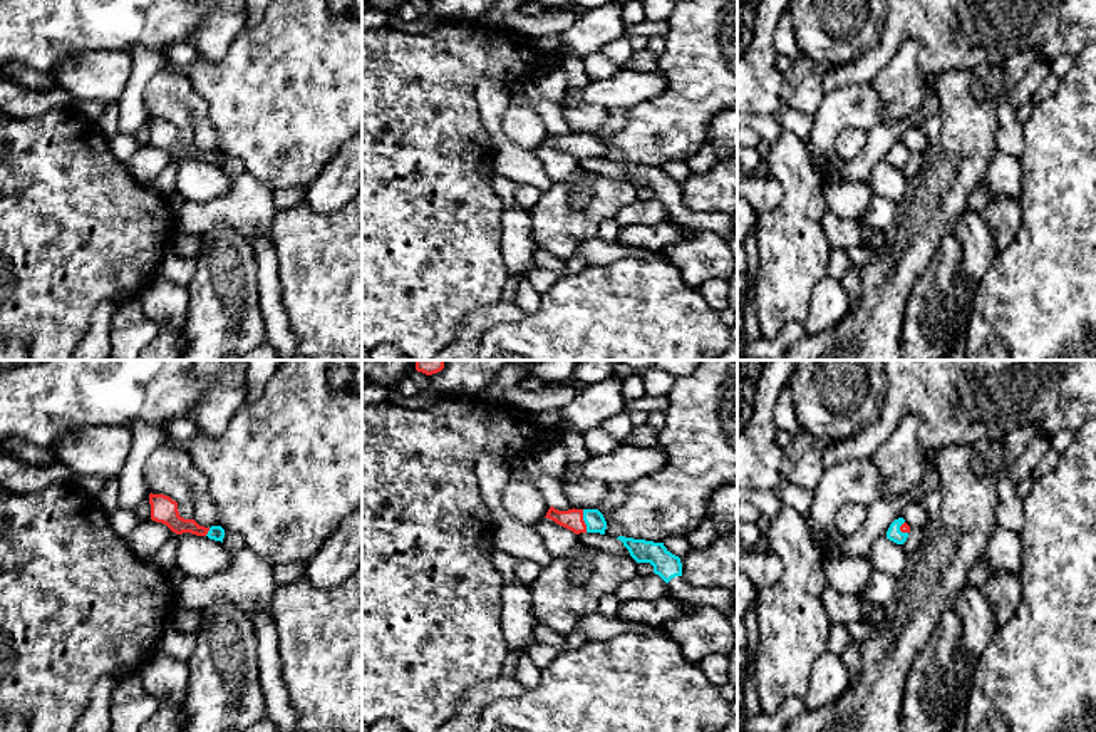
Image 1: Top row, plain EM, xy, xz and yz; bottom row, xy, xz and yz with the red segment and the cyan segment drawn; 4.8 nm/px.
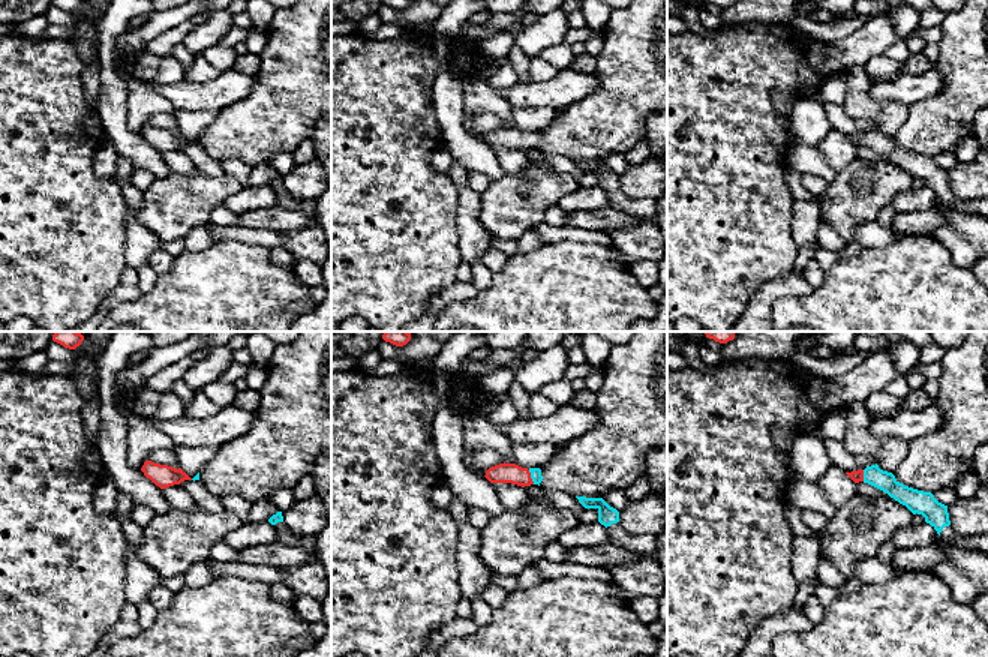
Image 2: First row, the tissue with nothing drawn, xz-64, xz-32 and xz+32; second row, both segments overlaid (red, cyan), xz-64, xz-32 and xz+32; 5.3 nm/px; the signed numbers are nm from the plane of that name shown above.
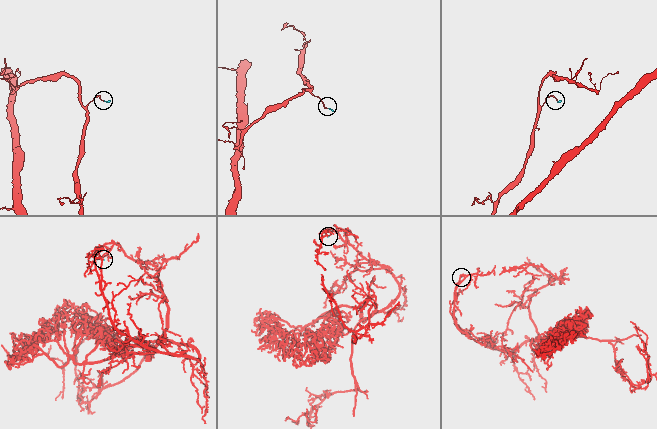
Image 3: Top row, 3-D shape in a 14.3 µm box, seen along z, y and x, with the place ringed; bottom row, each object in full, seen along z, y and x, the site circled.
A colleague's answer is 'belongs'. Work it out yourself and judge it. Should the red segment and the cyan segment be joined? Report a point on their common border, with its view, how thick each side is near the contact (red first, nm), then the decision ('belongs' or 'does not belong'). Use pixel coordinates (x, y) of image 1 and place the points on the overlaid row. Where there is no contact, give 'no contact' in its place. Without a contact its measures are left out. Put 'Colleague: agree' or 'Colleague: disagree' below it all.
xz (584, 521) | 100/100 nm | belongs
Colleague: agree

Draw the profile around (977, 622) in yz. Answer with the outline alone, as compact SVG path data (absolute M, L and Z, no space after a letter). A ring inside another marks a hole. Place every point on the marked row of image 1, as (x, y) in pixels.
M967 585L959 595L955 610L962 618L962 638L955 655L977 668L982 652L997 630L984 590Z

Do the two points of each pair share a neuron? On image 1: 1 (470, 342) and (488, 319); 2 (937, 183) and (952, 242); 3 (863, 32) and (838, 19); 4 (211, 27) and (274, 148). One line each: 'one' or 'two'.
1: one
2: two
3: one
4: two

